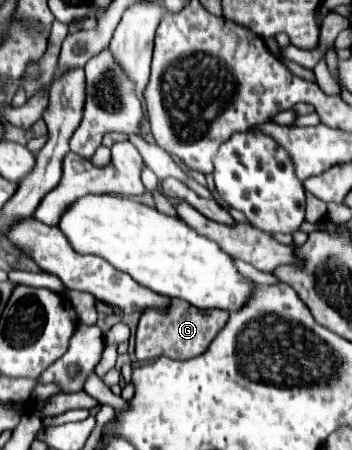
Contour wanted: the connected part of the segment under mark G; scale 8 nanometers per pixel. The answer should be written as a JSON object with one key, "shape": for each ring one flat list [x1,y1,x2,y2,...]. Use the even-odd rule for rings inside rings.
{"shape":[[173,300,169,306,169,312,161,314,159,310,145,310,141,314,139,326,137,326,137,342,135,342,135,356,139,362,155,360,161,356,173,358,173,360,187,360,203,354,211,340,217,336,217,332,227,324,229,314,223,310,199,310,193,308,185,300]]}

